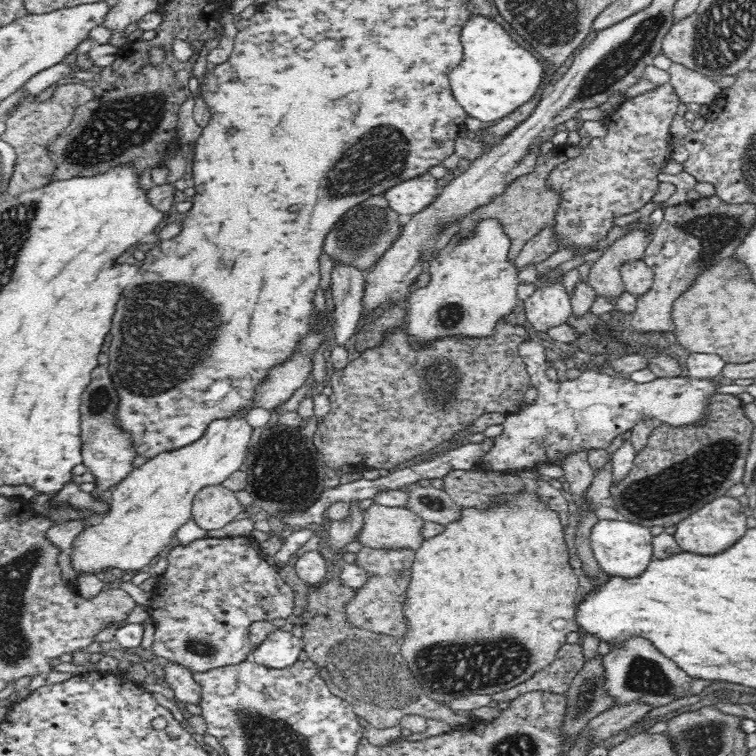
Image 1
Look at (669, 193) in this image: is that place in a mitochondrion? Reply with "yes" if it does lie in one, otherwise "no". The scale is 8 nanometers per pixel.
no

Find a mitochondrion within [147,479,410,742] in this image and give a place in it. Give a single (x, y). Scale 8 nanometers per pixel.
(196, 645)

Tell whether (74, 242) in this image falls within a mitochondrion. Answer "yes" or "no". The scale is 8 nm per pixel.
no

